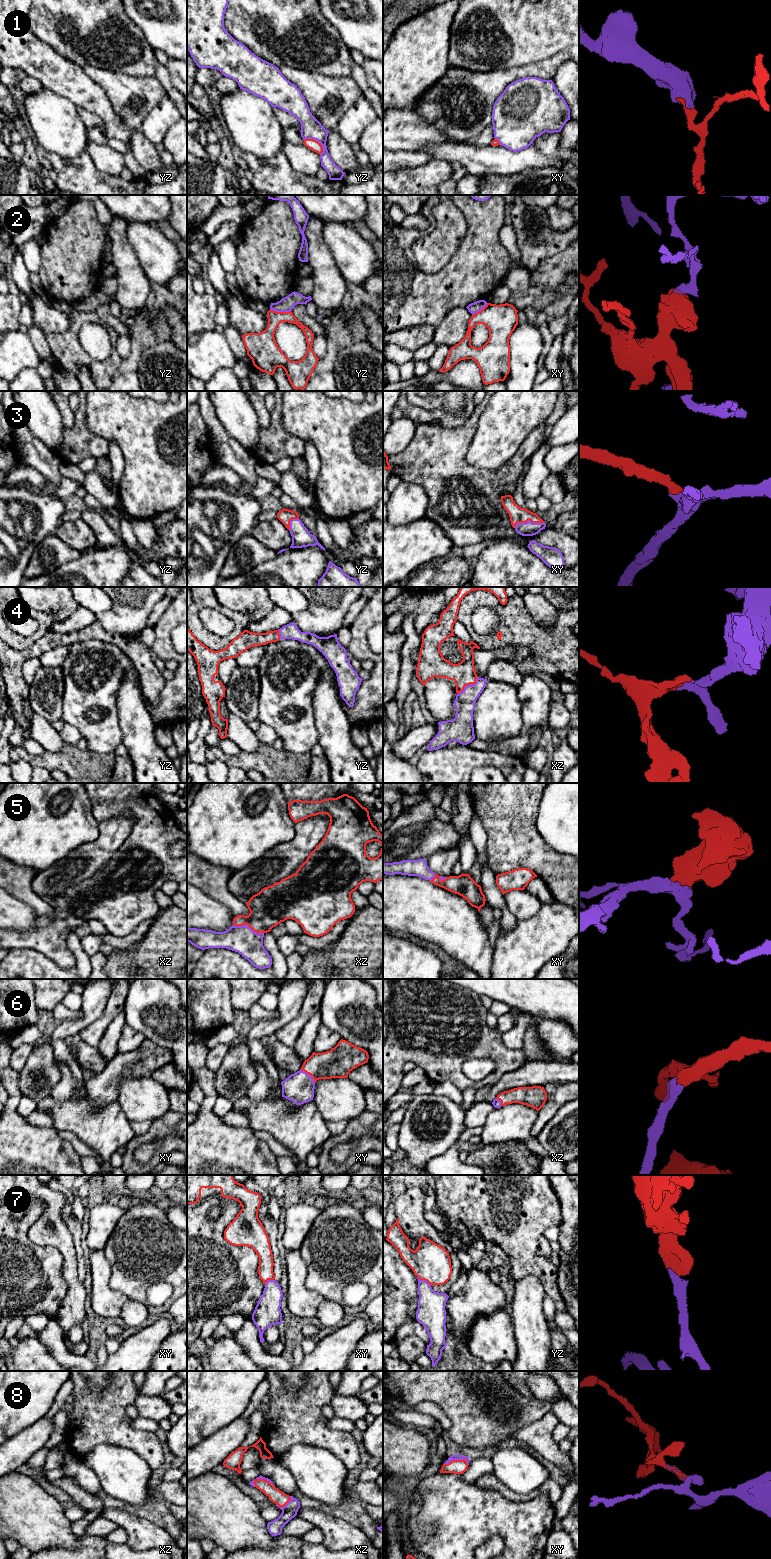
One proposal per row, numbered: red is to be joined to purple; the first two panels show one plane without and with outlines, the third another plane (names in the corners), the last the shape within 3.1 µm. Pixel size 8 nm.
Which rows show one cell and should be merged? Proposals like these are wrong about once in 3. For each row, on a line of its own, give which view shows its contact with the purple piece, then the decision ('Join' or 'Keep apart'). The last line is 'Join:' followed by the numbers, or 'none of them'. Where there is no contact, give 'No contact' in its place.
1: Touches purple in yz. Keep apart
2: Touches purple in yz. Keep apart
3: Touches purple in xy. Join
4: Touches purple in xz. Join
5: Touches purple in xz. Join
6: Touches purple in xy. Join
7: Touches purple in yz. Join
8: Touches purple in xy. Join
Join: 3, 4, 5, 6, 7, 8

